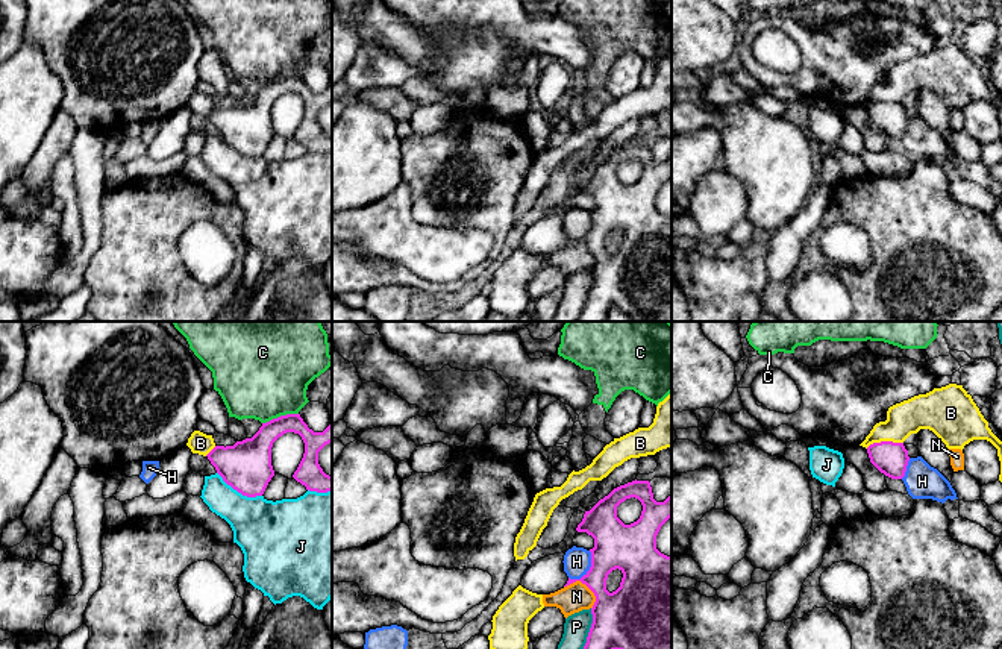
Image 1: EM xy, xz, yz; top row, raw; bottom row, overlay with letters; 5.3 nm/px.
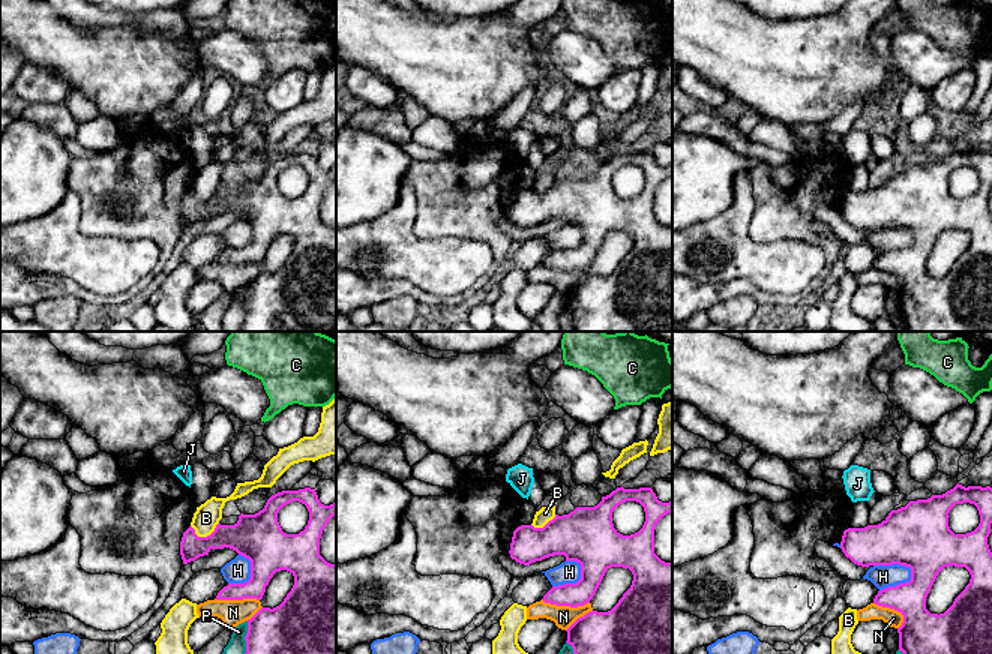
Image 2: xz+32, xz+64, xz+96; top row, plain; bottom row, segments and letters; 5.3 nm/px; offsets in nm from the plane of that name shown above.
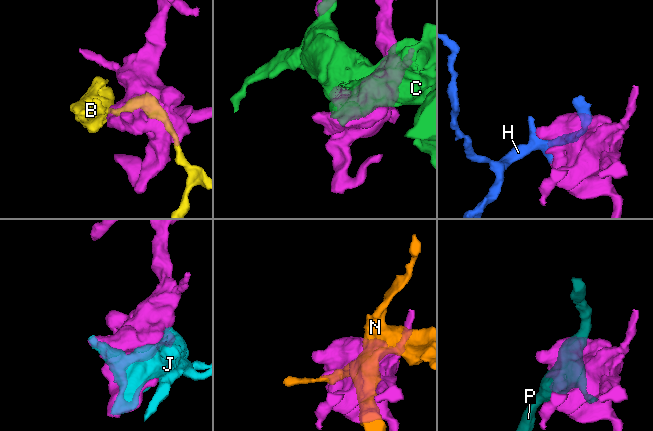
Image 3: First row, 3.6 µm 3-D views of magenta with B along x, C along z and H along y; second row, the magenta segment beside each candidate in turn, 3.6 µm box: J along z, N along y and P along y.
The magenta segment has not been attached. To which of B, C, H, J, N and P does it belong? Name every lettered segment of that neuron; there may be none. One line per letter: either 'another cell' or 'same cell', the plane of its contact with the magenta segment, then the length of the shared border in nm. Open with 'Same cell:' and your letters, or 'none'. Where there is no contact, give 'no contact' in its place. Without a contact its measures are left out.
Same cell: none
B: another cell; meets magenta in yz; contact 200 nm long
C: another cell; meets magenta in xy; contact 200 nm long
H: another cell; meets magenta in xz; contact 190 nm long
J: another cell; meets magenta in xy; contact 280 nm long
N: another cell; meets magenta in xz; contact 200 nm long
P: another cell; meets magenta in xz; contact 300 nm long

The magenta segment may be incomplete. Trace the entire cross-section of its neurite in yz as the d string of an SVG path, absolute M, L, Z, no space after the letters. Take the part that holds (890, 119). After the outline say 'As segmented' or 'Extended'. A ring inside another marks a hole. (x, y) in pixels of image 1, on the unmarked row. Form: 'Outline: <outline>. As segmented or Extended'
Outline: M881 102L867 108L870 123L885 136L902 140L910 121L903 103Z. As segmented

